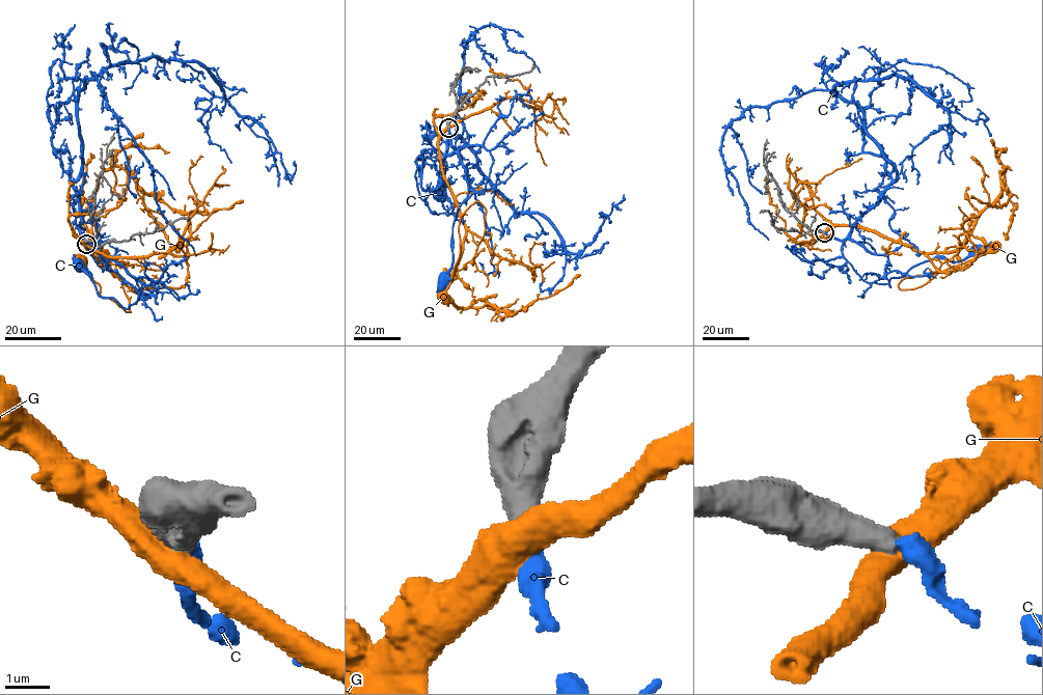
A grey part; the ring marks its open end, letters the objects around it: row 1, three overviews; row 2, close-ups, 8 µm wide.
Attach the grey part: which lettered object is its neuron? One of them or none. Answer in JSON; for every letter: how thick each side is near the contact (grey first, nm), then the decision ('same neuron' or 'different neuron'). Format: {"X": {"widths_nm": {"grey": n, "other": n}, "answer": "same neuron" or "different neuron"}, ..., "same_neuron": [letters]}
{"C": {"widths_nm": {"grey": 500, "other": 500}, "answer": "same neuron"}, "G": {"widths_nm": {"grey": 600, "other": 600}, "answer": "different neuron"}, "same_neuron": ["C"]}

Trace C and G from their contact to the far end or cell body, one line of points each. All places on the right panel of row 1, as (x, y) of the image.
C: (824, 232), (847, 238), (842, 255), (866, 281), (889, 287), (889, 280), (920, 263), (961, 261), (979, 251)
G: (823, 232), (838, 225), (874, 229), (941, 263), (924, 284), (901, 289), (903, 279), (939, 273), (994, 247)

